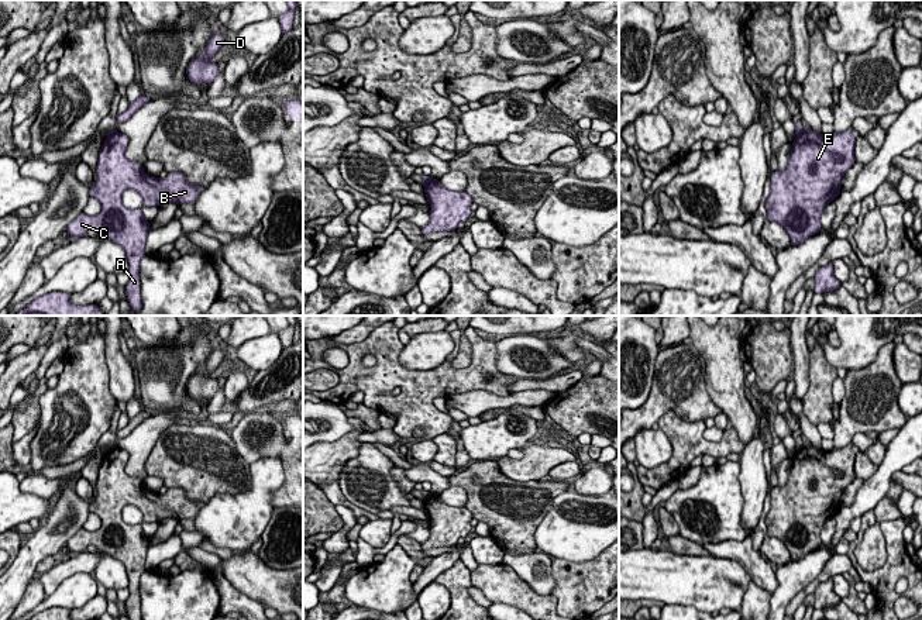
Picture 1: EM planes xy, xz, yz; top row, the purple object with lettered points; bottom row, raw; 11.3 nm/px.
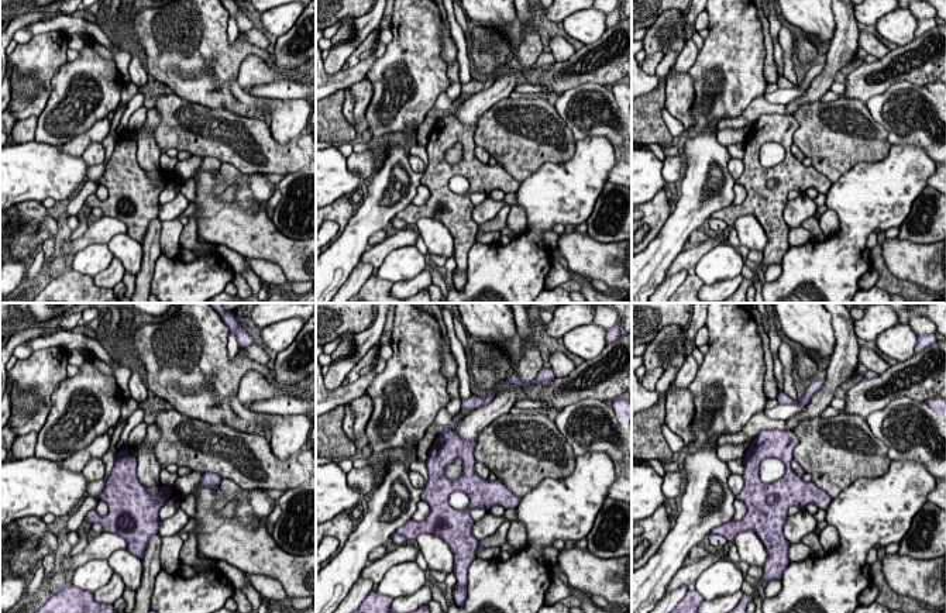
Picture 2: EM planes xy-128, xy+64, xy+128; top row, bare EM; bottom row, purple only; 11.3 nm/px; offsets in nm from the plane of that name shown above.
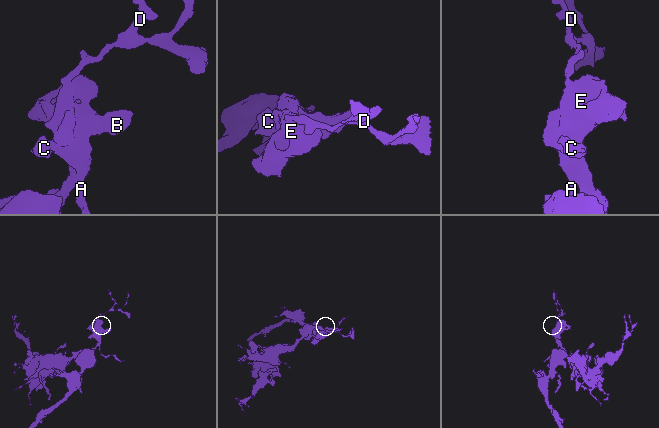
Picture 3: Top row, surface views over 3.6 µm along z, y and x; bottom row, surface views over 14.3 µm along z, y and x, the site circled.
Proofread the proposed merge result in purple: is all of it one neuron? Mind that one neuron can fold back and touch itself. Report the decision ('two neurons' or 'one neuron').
two neurons

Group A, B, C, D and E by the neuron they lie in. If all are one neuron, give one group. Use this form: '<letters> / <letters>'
A B C E / D

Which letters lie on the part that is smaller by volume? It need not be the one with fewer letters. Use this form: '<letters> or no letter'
D

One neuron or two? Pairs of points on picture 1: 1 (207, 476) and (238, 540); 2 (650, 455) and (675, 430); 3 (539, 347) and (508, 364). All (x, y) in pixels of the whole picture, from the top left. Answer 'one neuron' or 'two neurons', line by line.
1: two neurons
2: two neurons
3: one neuron

